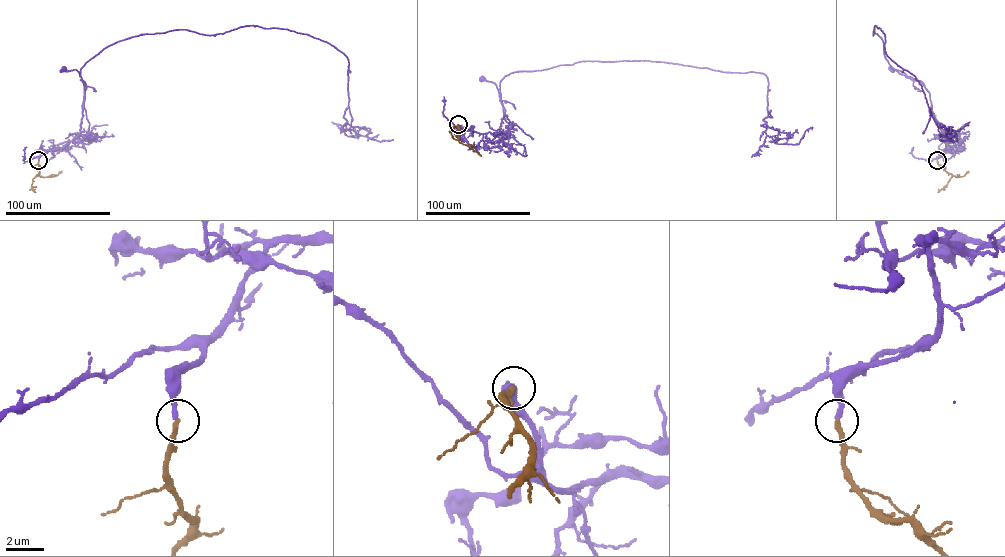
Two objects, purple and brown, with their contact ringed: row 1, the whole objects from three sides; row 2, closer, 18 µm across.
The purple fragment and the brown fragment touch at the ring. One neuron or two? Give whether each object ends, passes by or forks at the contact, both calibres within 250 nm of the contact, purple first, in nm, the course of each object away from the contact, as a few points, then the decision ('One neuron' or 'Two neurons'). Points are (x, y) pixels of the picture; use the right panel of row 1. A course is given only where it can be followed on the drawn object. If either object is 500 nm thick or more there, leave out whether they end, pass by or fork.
At the ring purple ends. At the ring brown ends. Thickness 280 nm (purple) against 240 nm. Course of purple: (937, 160), (946, 148), (946, 135), (931, 111), (929, 92), (920, 81), (891, 69). Course of brown: (937, 160), (955, 177), (968, 171). One neuron

